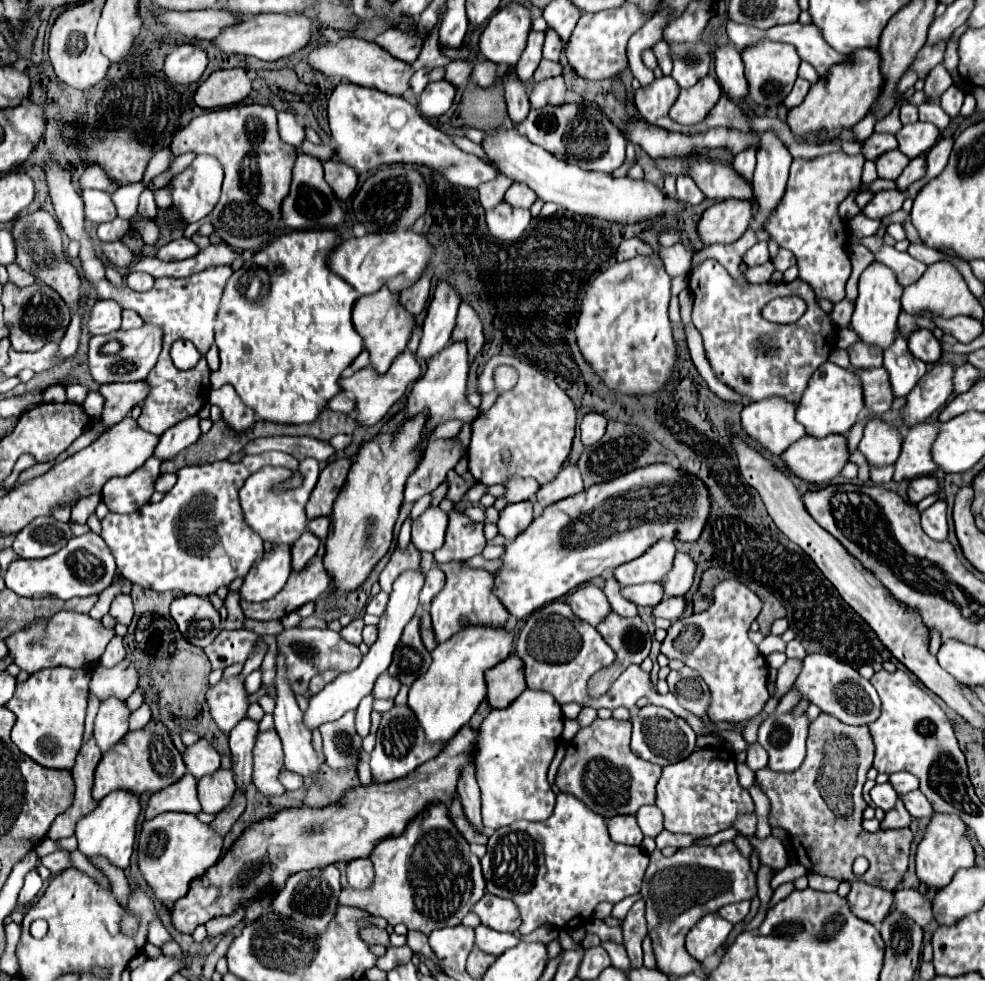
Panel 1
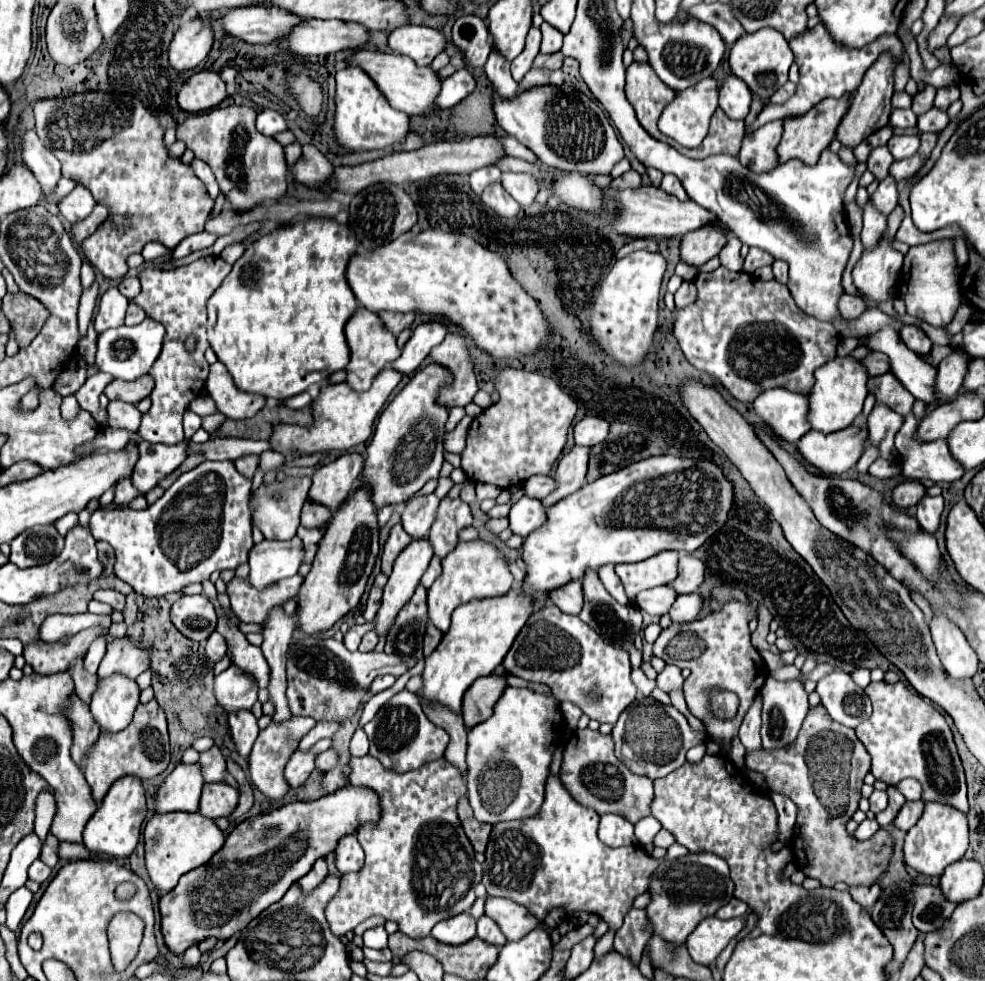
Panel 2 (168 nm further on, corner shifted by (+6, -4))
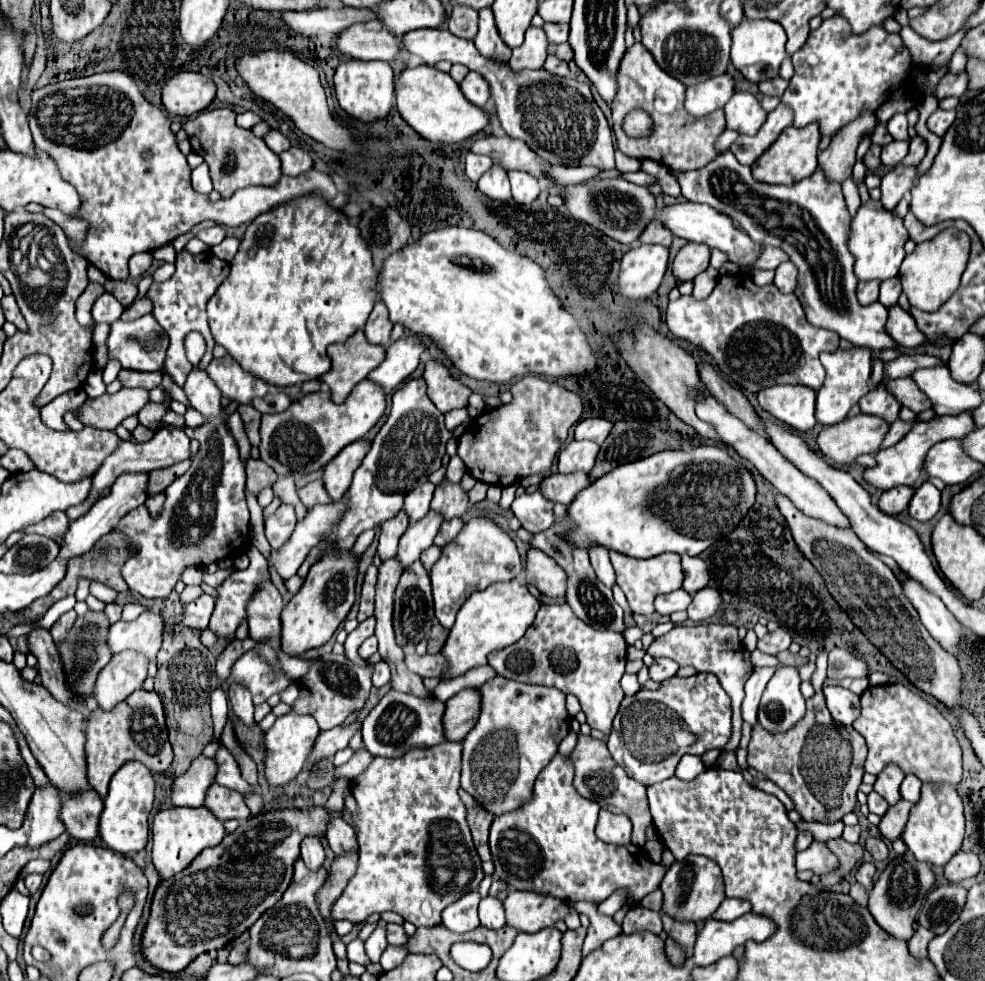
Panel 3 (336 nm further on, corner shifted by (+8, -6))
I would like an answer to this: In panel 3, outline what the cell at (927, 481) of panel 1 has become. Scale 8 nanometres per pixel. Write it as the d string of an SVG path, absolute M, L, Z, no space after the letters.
M896 486L892 490L882 492L878 506L886 514L900 514L900 512L904 512L908 508L912 496L914 496L914 488L910 488L910 486Z

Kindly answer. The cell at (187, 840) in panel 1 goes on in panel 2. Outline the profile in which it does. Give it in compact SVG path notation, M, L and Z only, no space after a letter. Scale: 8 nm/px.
M168 812L154 814L144 828L144 846L146 846L146 868L150 880L158 888L160 896L170 892L182 874L206 864L224 844L224 834L214 820L204 818L200 812Z

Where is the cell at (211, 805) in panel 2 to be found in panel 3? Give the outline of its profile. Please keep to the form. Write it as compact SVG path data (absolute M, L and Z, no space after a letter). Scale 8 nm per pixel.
M212 784L206 792L206 798L204 798L204 806L220 820L246 820L250 816L250 810L248 806L244 804L244 798L240 792L236 790L228 790L228 788L222 788L220 784Z

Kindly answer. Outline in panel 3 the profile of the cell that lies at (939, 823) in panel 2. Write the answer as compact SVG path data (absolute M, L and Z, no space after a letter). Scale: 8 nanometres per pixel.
M922 786L922 798L912 806L902 840L916 860L930 866L944 866L960 850L964 840L962 800L956 790L952 786Z

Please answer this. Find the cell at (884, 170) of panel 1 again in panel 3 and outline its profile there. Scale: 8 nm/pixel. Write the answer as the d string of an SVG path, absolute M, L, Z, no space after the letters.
M872 144L870 146L870 150L866 152L866 156L864 156L864 164L866 164L866 168L870 170L870 172L876 172L878 168L880 168L880 146L876 146L876 144Z

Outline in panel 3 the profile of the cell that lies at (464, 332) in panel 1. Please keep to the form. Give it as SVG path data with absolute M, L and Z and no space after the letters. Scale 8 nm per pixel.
M430 358L426 362L424 380L428 384L430 400L436 404L436 408L442 414L446 414L454 408L468 406L468 398L470 398L472 390L466 384L462 384L458 378L454 378L444 364Z

